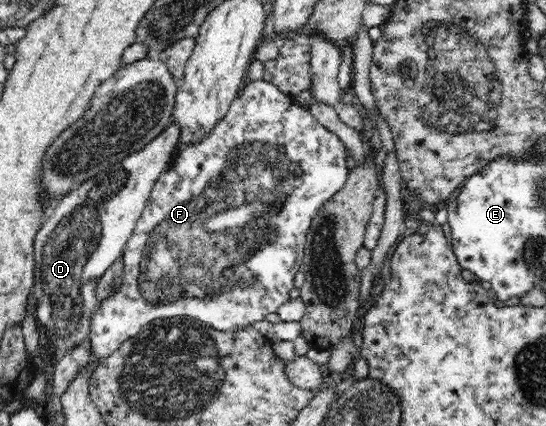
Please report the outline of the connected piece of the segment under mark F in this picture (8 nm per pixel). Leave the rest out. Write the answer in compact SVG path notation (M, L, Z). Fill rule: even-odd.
M263 78L246 81L240 88L238 97L233 101L224 120L201 143L186 145L170 160L168 168L158 177L154 184L148 204L144 207L132 236L125 244L122 254L122 284L112 292L100 296L98 308L92 316L89 342L91 345L90 361L106 360L115 350L130 338L136 337L143 327L157 319L192 318L209 325L218 331L240 331L266 316L276 313L289 299L290 290L294 288L294 278L301 270L305 257L305 244L308 231L317 212L345 184L351 169L346 159L351 150L311 113L300 107L293 96L282 92L277 86Z

